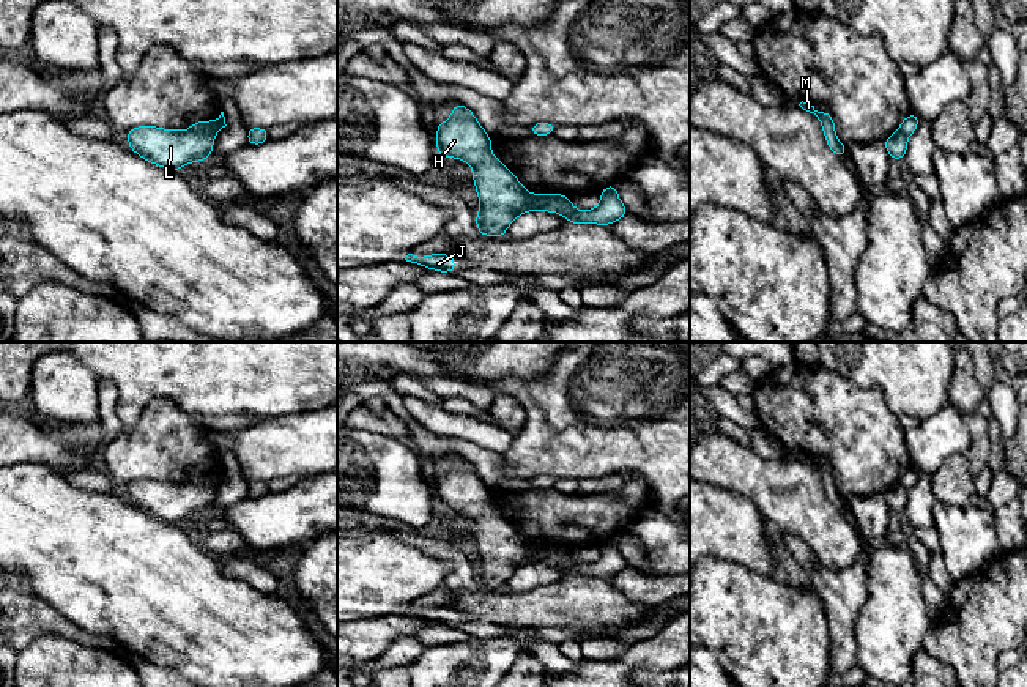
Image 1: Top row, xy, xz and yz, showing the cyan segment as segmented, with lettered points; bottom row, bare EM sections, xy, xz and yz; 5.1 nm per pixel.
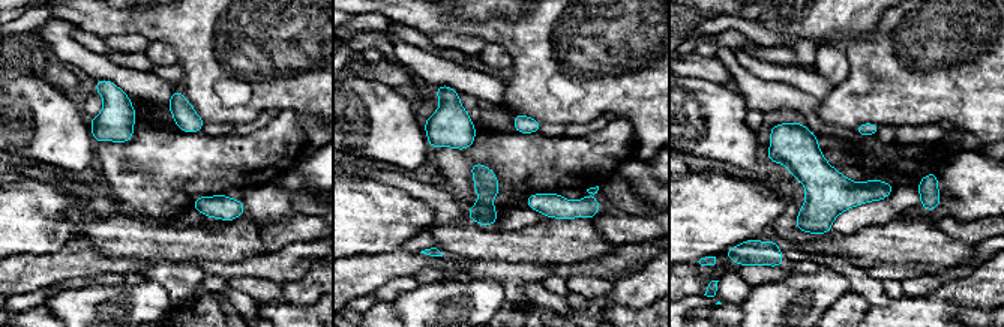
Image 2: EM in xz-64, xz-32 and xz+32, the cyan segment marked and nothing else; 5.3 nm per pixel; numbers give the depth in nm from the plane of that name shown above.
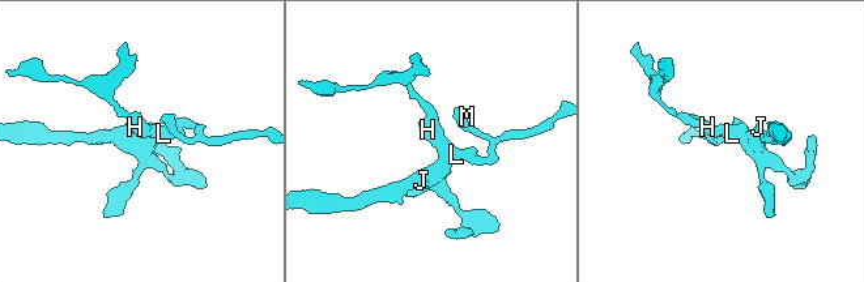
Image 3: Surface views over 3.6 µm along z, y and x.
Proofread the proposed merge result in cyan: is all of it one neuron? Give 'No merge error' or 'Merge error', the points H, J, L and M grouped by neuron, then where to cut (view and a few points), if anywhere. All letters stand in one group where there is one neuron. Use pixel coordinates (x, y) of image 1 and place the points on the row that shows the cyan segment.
Merge error. Groups: H J L / M. Split along xz (566, 197), (548, 200), (541, 208)

